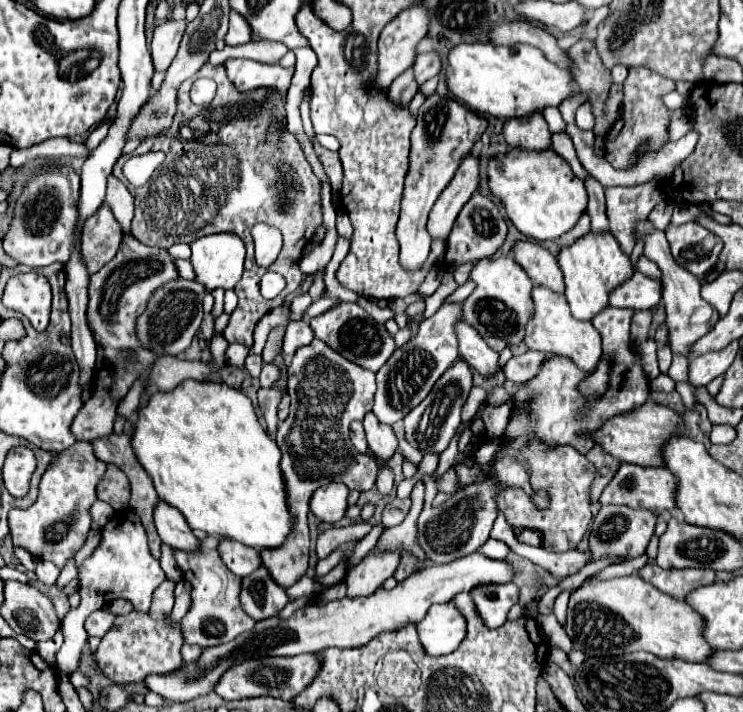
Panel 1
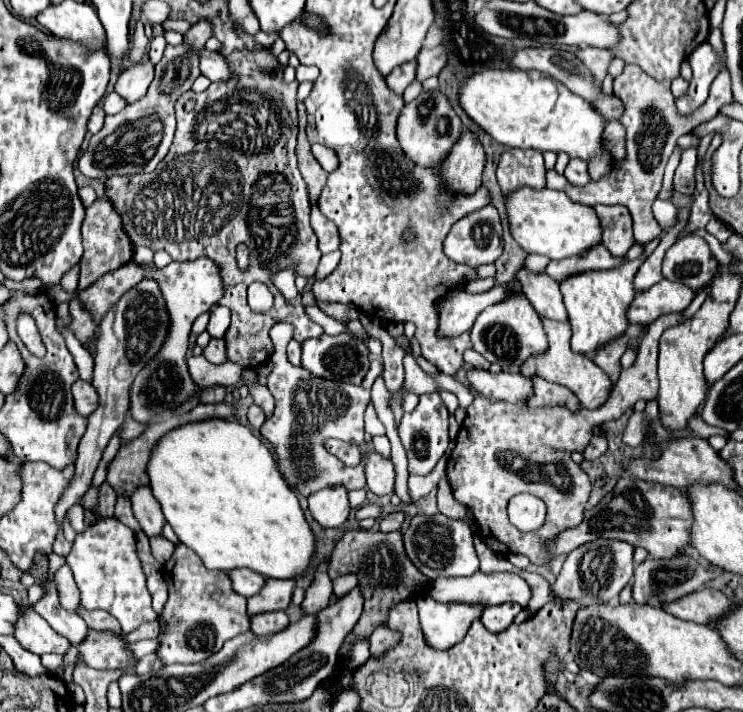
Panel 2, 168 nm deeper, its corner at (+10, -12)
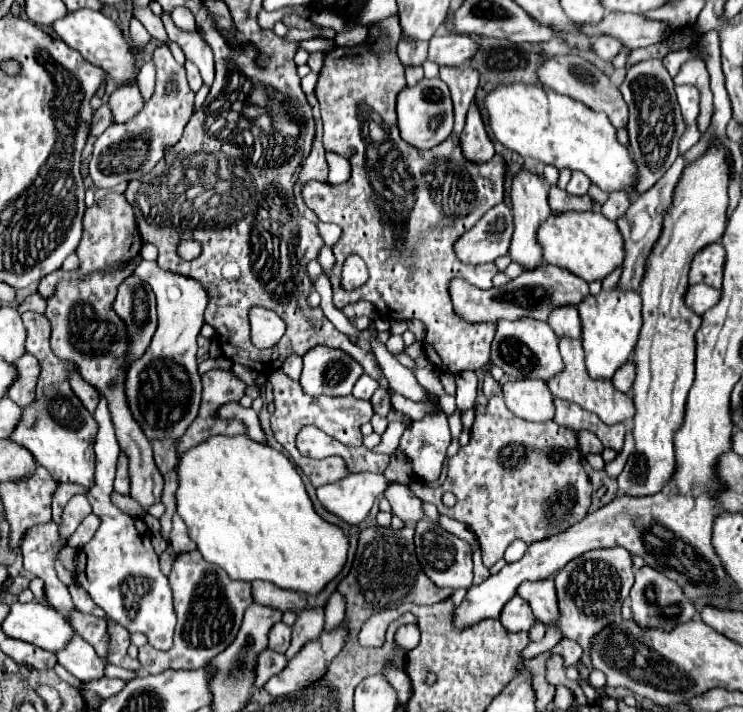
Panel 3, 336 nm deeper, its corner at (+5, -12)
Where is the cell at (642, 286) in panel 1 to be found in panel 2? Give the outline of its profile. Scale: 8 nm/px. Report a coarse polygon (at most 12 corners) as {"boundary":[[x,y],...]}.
{"boundary":[[661,280],[635,294],[631,324],[683,312],[697,296],[681,282]]}

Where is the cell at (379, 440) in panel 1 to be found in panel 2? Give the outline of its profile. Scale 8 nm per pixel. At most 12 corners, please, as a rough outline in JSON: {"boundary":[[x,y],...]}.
{"boundary":[[377,452],[365,456],[367,488],[375,496],[393,492],[393,462]]}

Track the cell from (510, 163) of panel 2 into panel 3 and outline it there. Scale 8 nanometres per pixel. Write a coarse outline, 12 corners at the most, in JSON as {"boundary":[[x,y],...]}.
{"boundary":[[544,176],[512,178],[514,234],[508,254],[532,270],[542,262],[538,224],[550,216]]}

